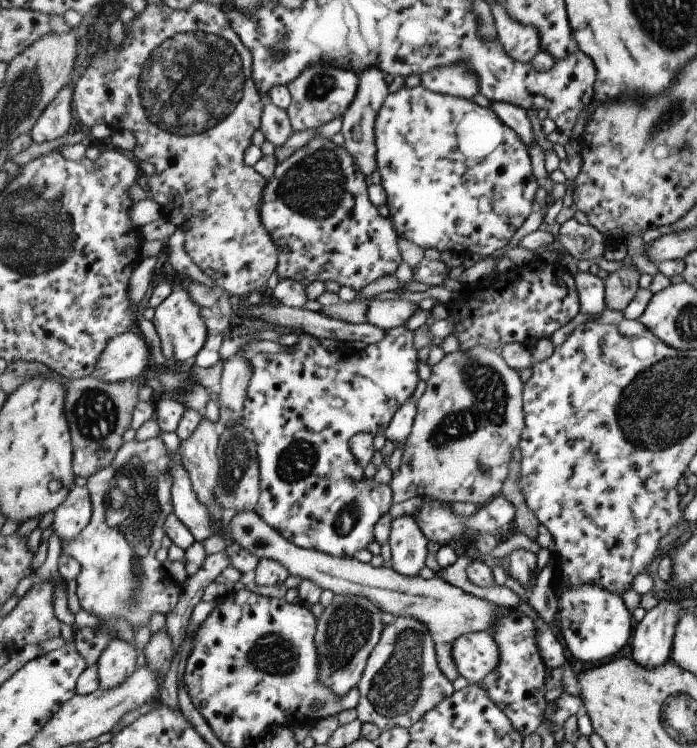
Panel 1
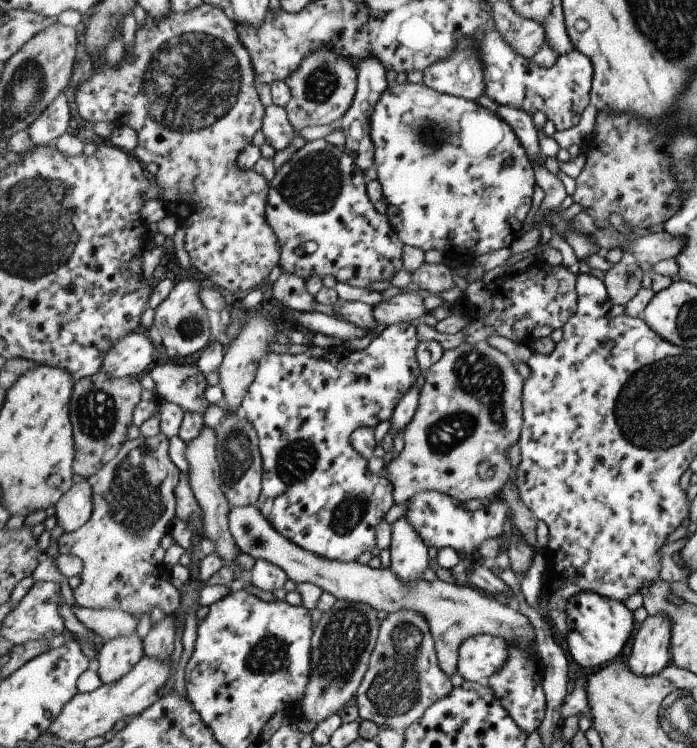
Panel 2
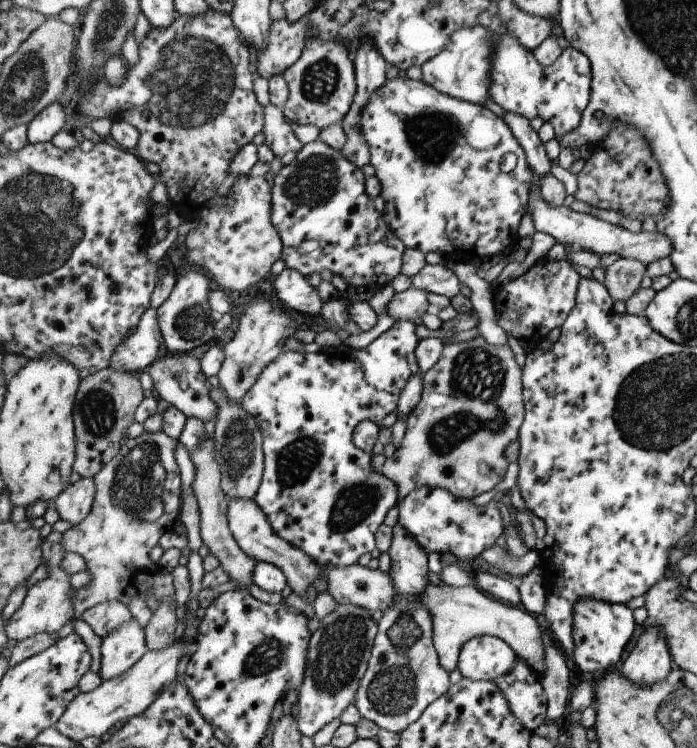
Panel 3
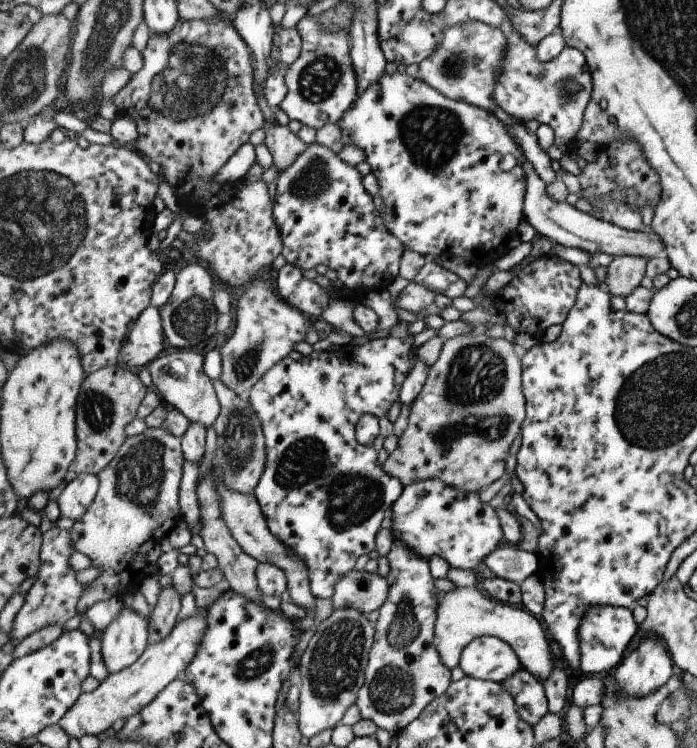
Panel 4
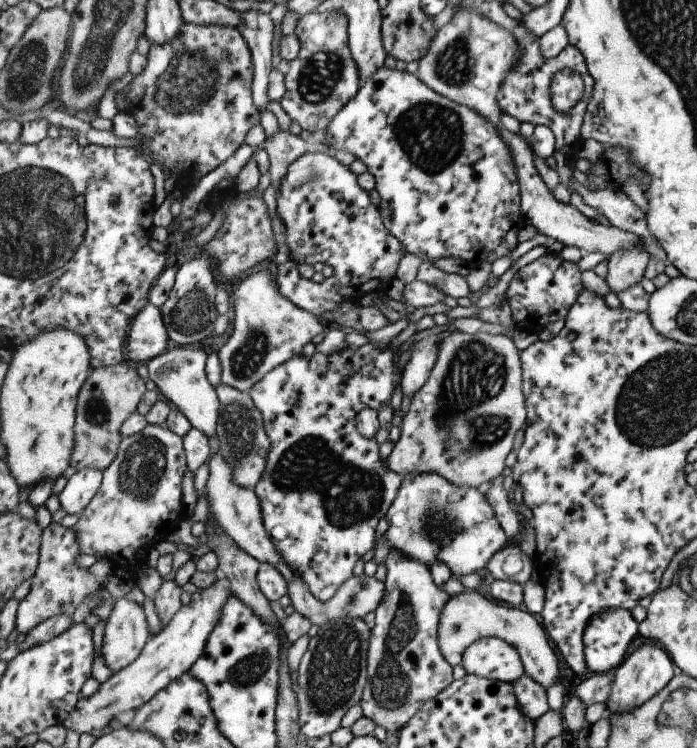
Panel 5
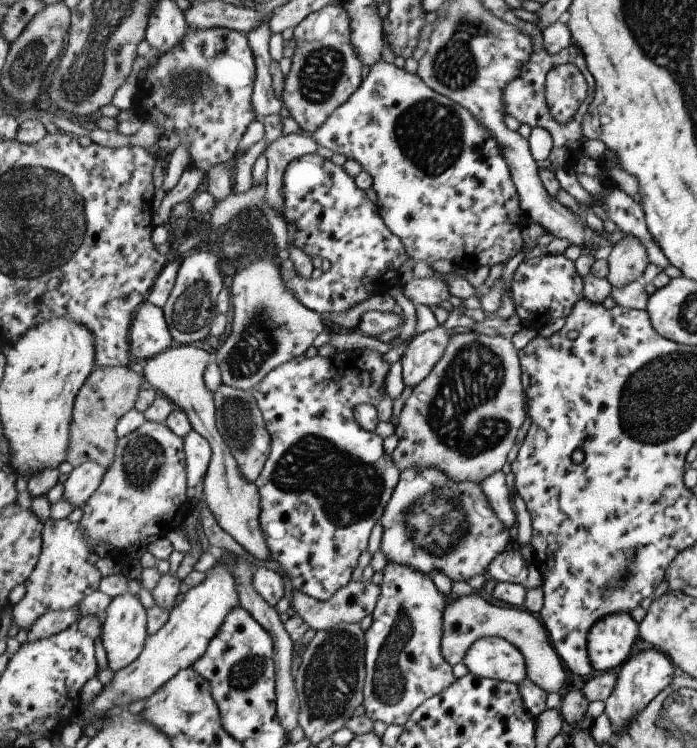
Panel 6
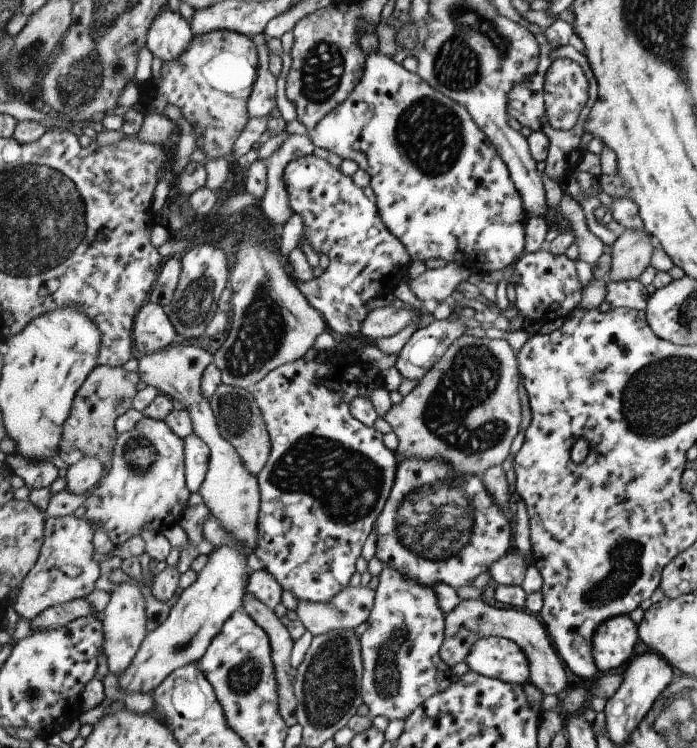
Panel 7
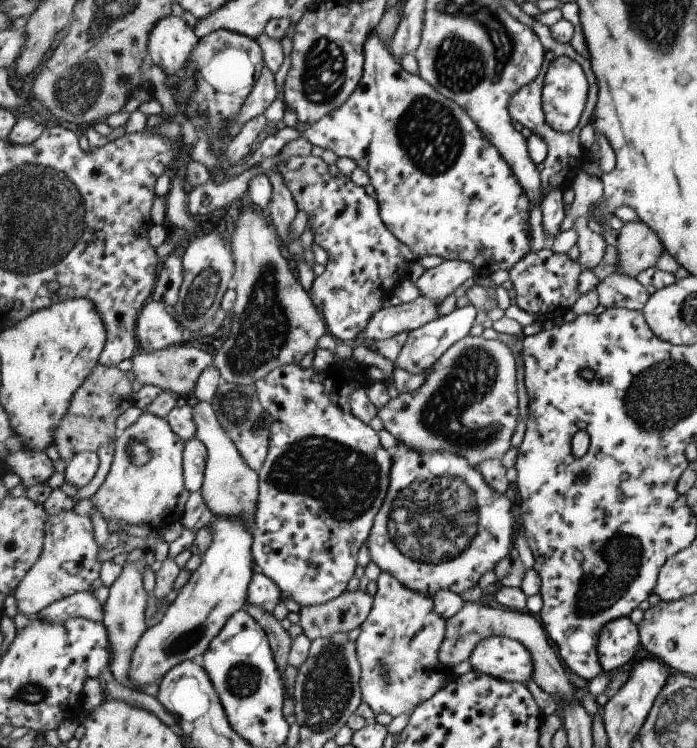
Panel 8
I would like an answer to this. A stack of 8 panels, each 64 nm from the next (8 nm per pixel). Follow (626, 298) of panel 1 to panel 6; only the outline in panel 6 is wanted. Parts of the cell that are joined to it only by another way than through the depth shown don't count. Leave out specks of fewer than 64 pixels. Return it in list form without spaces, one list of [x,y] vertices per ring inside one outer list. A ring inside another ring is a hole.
[[[627,235],[607,253],[609,279],[613,287],[624,287],[638,281],[648,269],[650,256],[644,243],[635,235]]]

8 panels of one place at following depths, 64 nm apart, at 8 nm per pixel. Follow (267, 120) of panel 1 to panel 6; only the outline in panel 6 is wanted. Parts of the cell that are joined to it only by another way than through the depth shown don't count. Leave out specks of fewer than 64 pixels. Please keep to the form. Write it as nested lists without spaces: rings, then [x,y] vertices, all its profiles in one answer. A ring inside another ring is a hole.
[[[309,132],[282,134],[270,143],[264,153],[268,158],[267,203],[279,216],[284,216],[284,178],[287,167],[302,156],[323,152],[323,147]]]

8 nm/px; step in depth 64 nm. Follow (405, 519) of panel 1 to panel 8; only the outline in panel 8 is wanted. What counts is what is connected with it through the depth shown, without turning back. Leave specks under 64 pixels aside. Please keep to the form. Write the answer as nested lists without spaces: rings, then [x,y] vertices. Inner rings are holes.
[[[382,571],[377,582],[378,591],[374,596],[374,605],[356,640],[356,649],[362,664],[362,697],[376,715],[410,715],[452,680],[449,667],[439,658],[439,651],[446,637],[446,620],[435,610],[434,597],[411,590],[390,572]]]

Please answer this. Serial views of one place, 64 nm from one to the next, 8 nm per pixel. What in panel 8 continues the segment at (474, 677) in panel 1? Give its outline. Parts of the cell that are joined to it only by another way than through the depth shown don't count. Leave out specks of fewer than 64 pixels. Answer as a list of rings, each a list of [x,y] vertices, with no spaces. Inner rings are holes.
[[[495,635],[483,639],[469,658],[475,671],[505,679],[507,682],[529,684],[533,680],[535,659],[532,652],[518,640]]]

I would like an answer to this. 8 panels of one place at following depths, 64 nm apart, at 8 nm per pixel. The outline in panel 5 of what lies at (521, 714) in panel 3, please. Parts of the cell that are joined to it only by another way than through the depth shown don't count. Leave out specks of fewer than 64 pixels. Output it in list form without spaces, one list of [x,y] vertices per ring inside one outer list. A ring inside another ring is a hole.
[[[527,673],[511,684],[515,687],[514,691],[524,714],[530,719],[537,721],[551,710],[548,690]]]

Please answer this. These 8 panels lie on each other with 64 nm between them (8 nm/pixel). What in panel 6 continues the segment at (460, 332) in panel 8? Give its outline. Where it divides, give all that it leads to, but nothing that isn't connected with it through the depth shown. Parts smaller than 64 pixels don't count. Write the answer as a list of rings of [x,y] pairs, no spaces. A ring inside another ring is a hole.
[[[439,325],[435,329],[415,336],[409,342],[400,360],[405,385],[414,389],[433,372],[453,335],[450,329],[445,330]]]

